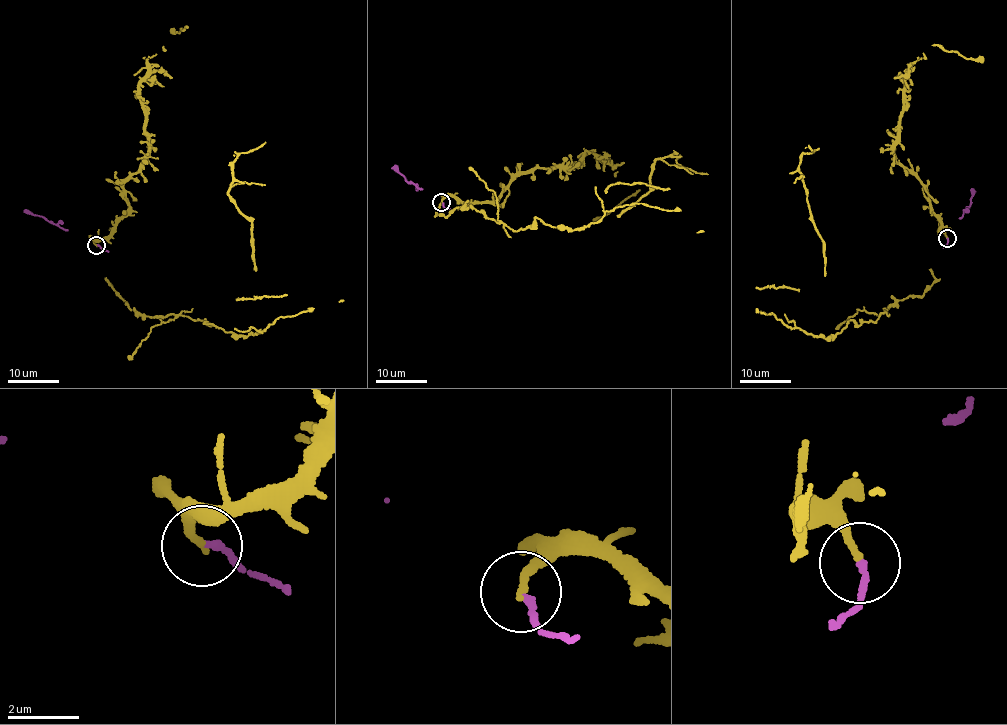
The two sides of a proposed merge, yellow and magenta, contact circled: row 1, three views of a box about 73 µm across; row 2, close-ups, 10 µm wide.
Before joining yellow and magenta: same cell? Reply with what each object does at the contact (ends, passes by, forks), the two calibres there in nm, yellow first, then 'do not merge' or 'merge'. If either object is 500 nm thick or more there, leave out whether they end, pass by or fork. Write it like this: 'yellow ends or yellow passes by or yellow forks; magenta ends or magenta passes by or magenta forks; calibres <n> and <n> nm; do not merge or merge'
yellow ends; magenta ends; calibres 200 and 180 nm; do not merge

